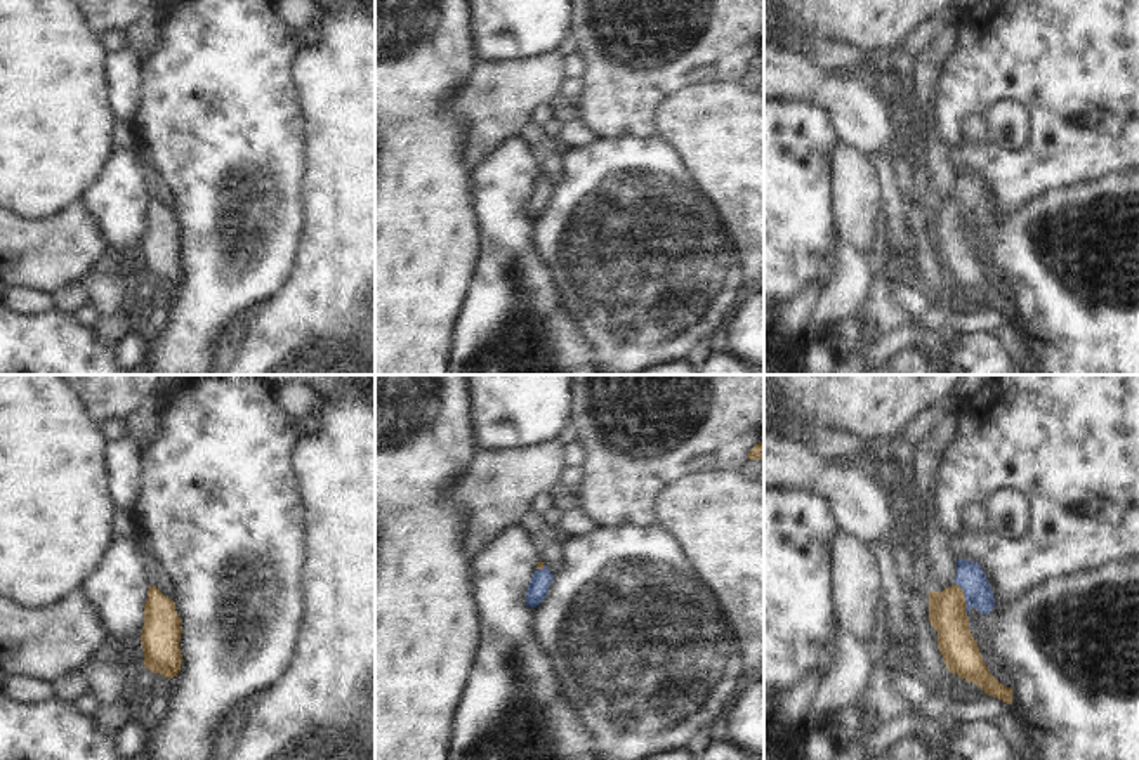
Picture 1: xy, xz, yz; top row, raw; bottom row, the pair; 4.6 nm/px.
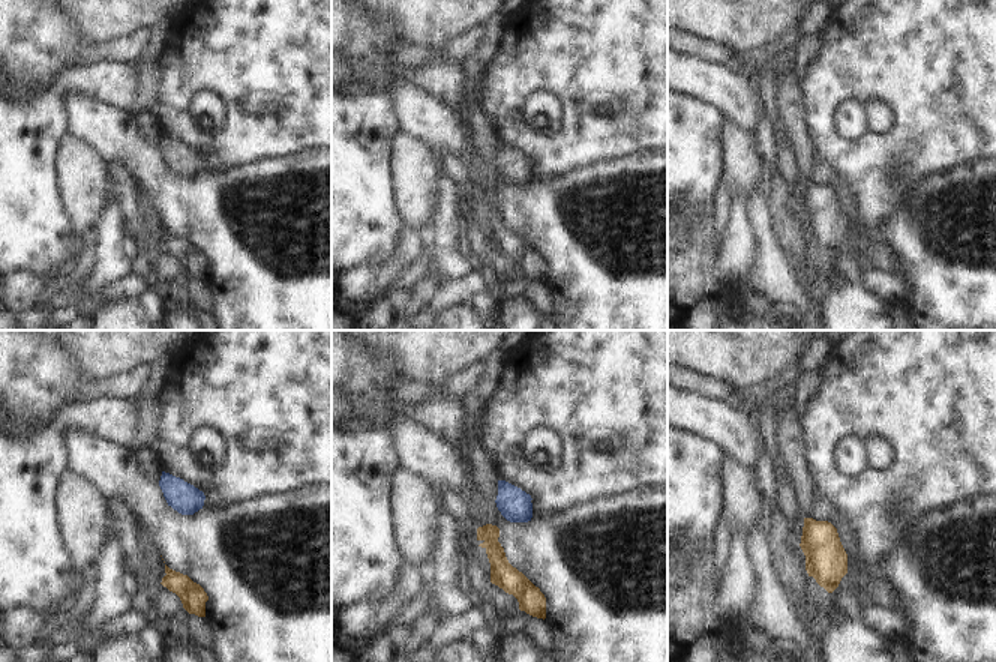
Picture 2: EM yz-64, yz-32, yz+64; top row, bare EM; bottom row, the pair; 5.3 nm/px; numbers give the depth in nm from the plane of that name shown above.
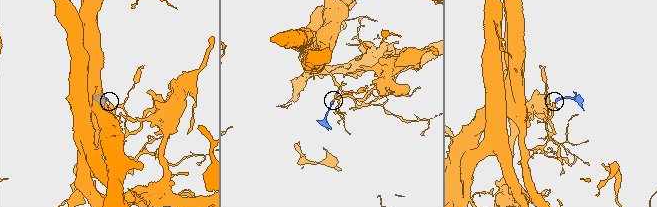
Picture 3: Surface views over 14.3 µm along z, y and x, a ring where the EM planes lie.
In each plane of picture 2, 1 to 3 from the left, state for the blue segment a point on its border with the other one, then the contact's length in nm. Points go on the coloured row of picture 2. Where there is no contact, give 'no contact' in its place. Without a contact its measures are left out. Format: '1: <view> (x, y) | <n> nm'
1: no contact
2: no contact
3: no contact

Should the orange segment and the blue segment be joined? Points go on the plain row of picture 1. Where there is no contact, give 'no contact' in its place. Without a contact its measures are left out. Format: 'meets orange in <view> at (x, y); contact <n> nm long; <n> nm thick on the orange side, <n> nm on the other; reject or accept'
meets orange in yz at (964, 209); contact 160 nm long; 180 nm thick on the orange side, 130 nm on the other; accept

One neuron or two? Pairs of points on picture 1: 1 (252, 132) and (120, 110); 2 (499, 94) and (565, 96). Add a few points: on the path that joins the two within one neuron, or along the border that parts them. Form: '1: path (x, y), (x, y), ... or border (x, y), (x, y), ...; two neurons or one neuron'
1: border (141, 72), (139, 99), (131, 125); two neurons
2: border (565, 78), (559, 91), (549, 101); two neurons

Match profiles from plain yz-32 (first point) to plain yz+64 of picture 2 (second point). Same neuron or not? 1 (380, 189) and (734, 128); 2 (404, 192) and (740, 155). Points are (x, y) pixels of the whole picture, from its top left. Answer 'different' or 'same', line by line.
1: different
2: same

